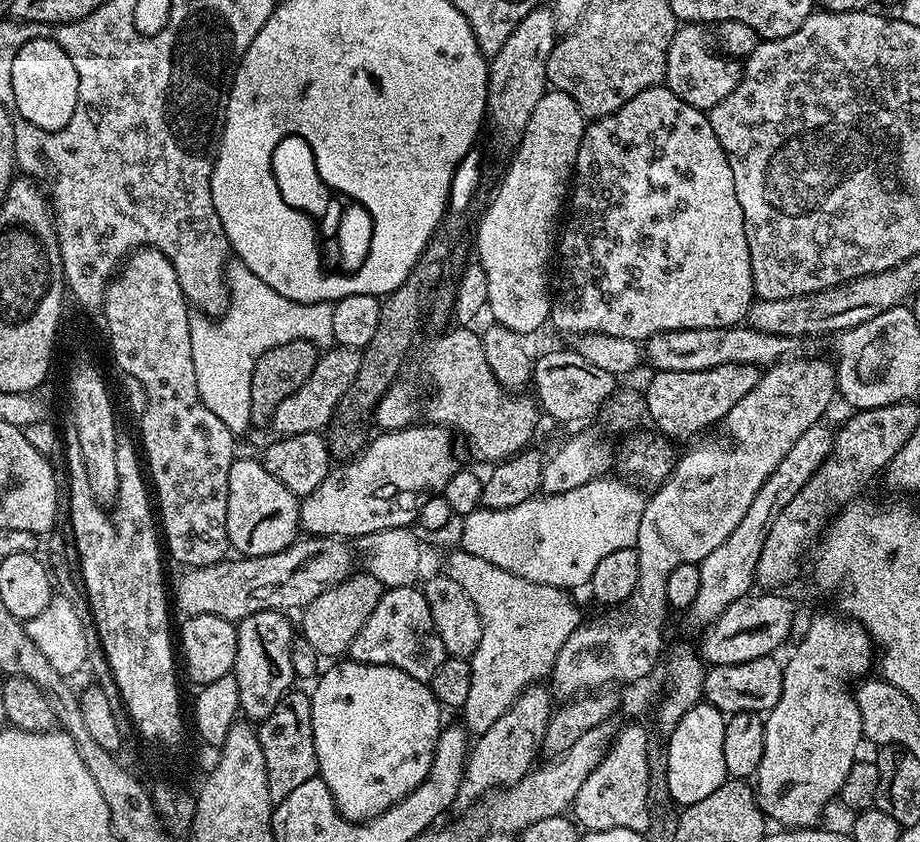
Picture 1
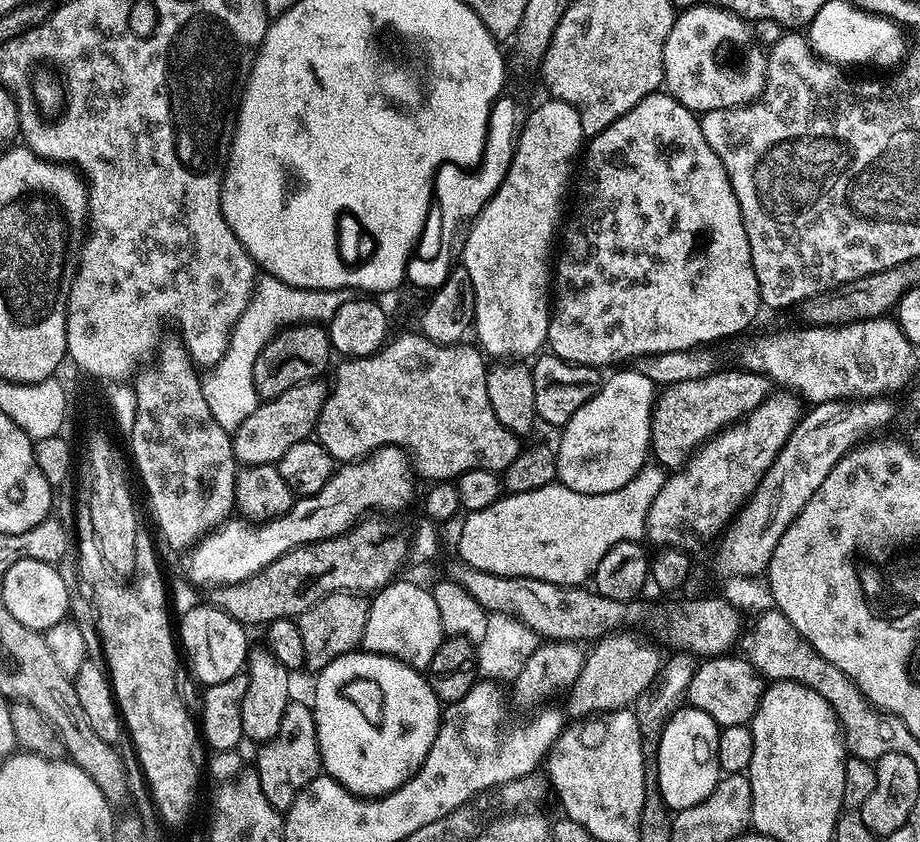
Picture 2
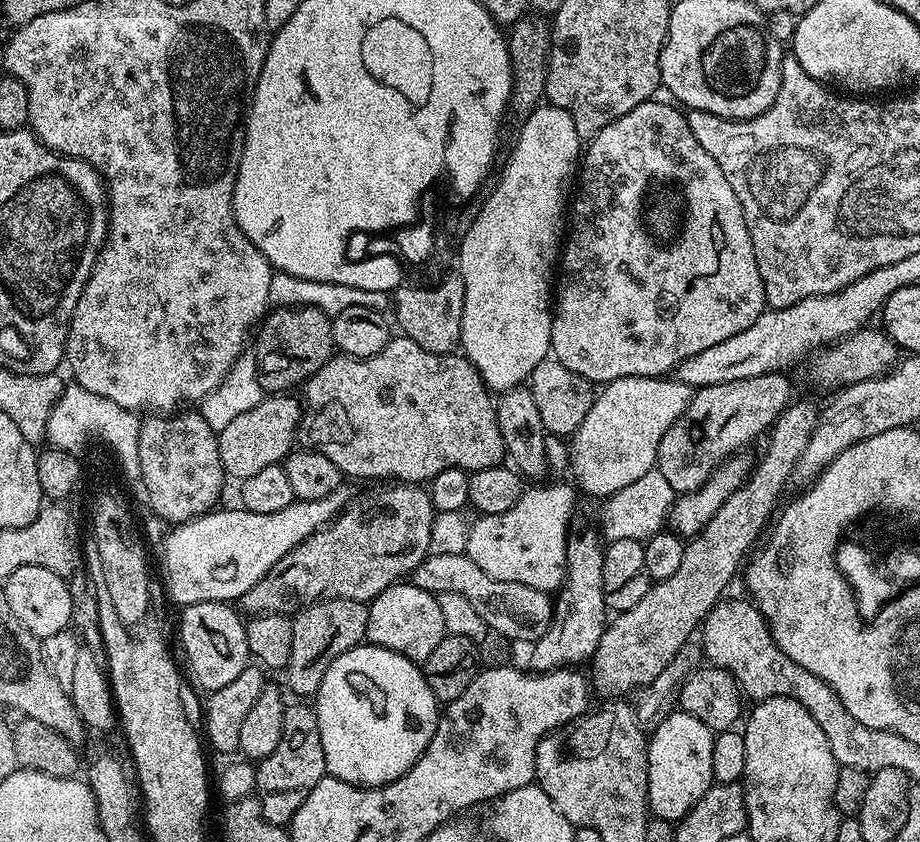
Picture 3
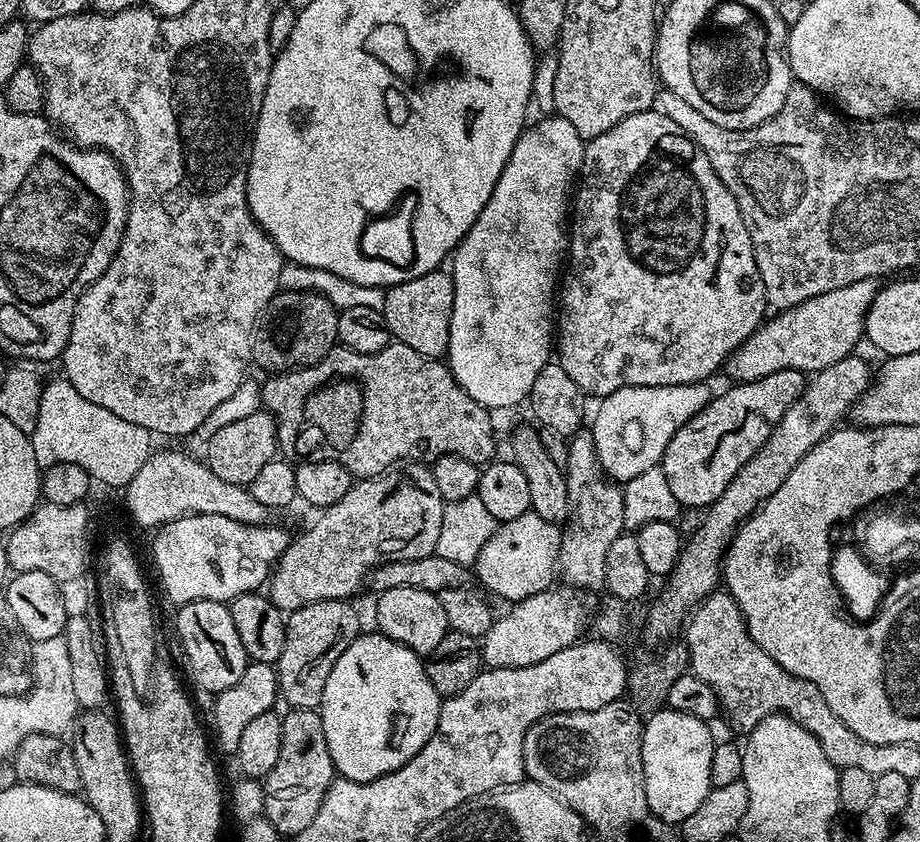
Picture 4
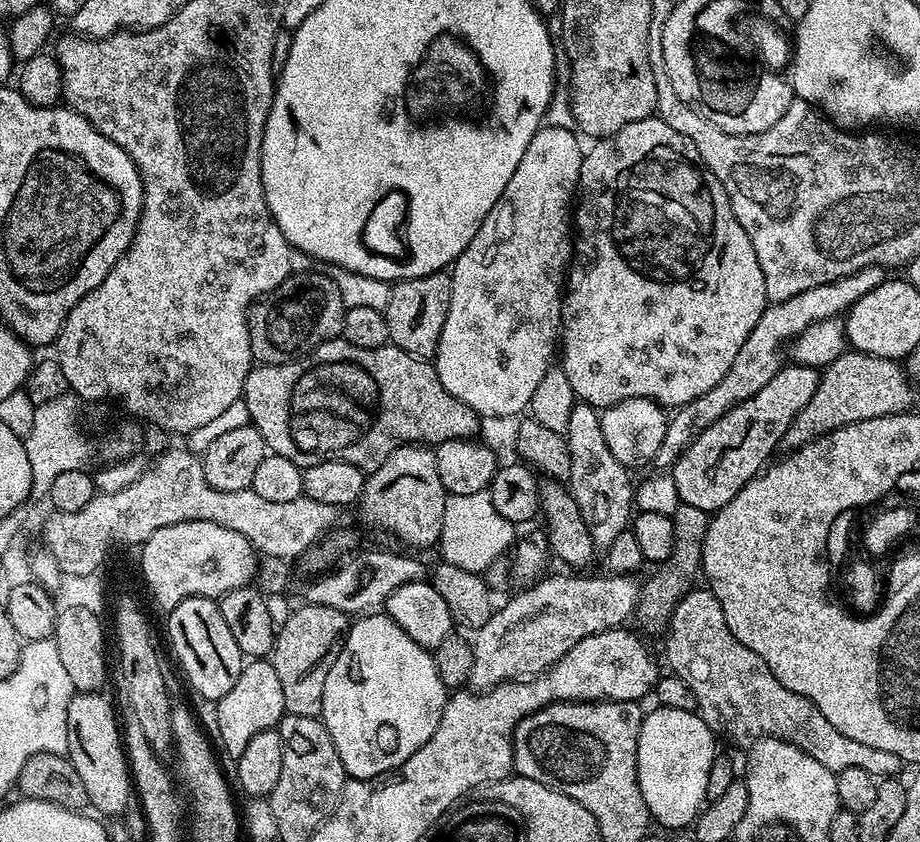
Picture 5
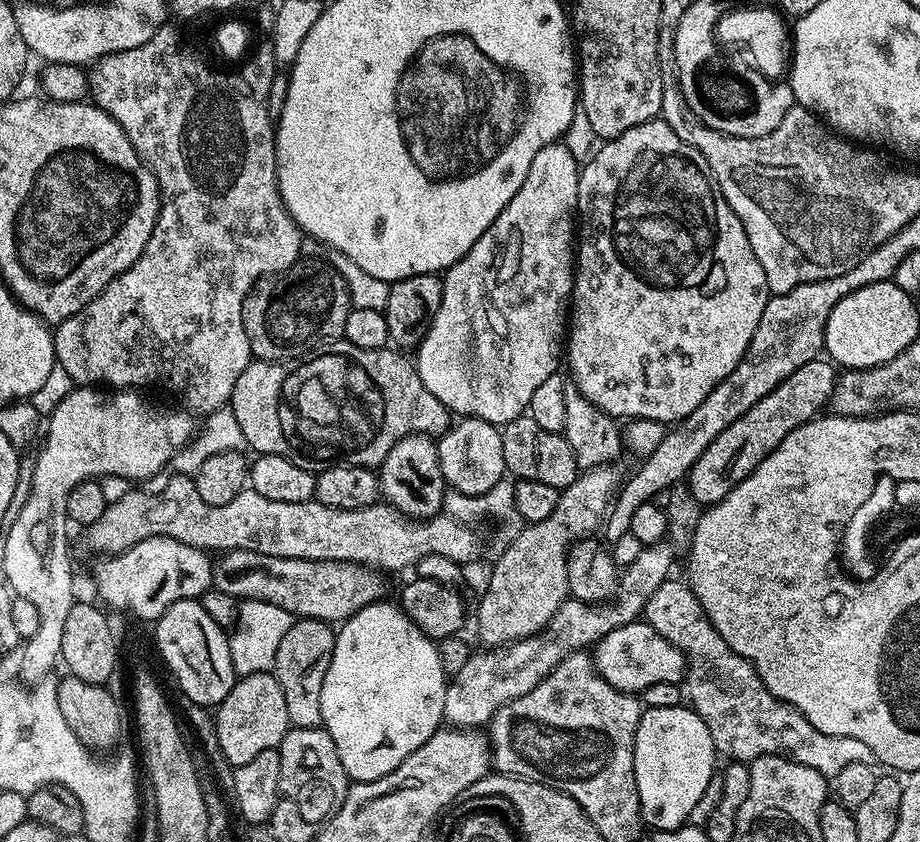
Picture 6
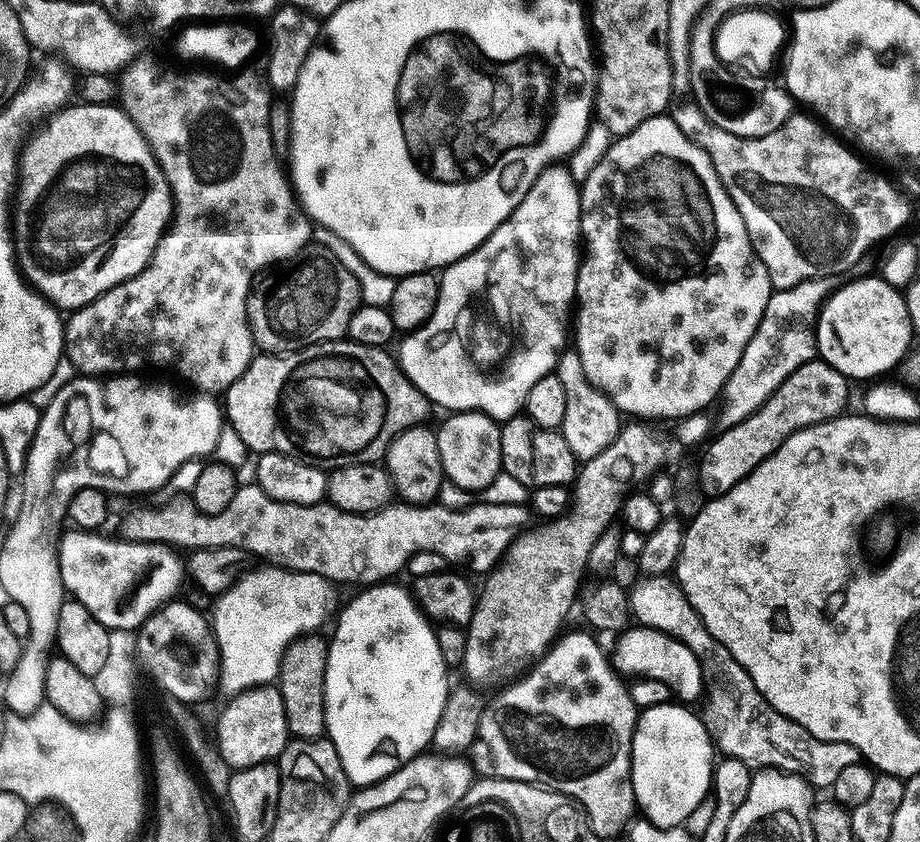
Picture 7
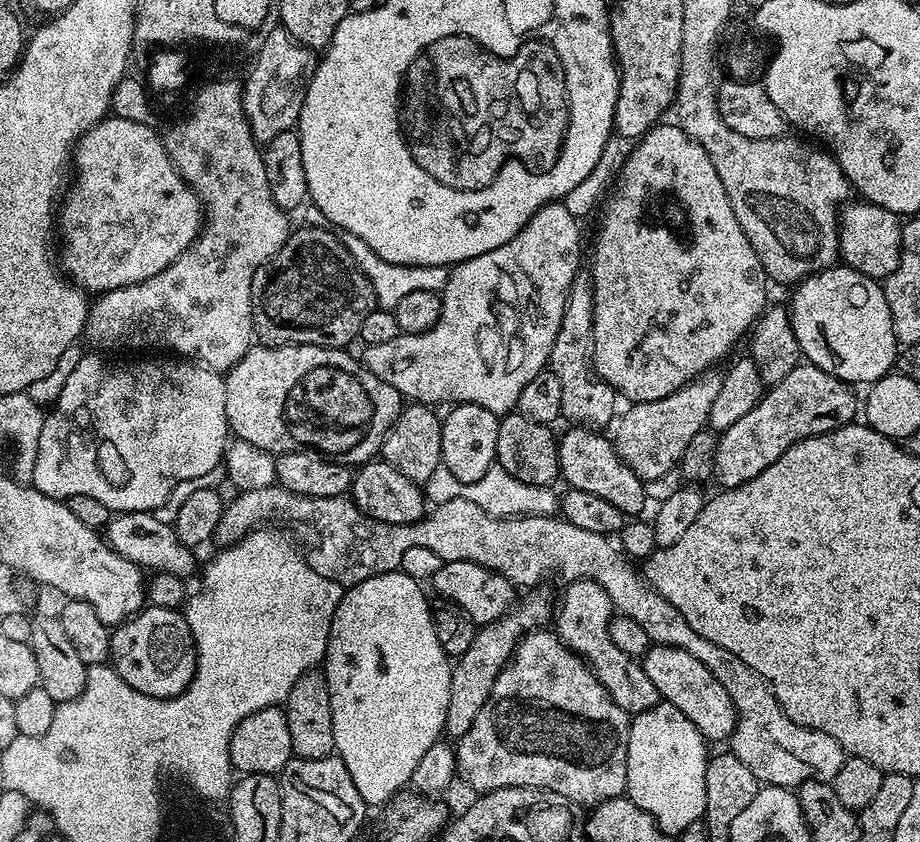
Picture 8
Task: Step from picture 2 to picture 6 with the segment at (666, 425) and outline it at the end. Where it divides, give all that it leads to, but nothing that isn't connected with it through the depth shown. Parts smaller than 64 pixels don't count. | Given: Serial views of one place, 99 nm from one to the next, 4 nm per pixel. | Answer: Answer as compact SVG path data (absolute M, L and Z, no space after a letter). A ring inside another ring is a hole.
M817 358L806 362L790 378L786 378L762 402L754 402L738 422L730 422L706 450L694 462L692 469L688 471L686 483L694 498L703 506L717 504L738 482L742 482L759 466L763 460L771 454L776 447L790 434L790 430L798 430L806 422L816 419L829 407L832 391L836 386L838 372L827 359Z

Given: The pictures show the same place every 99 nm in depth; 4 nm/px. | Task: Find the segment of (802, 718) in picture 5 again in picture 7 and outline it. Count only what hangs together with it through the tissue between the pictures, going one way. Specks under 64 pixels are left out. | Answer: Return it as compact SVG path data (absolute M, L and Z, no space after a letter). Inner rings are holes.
M667 575L644 576L633 586L632 592L630 588L627 598L631 615L635 619L637 616L640 619L637 621L643 627L653 628L668 636L673 636L675 640L682 642L698 658L700 668L704 672L706 696L709 696L711 700L708 716L706 715L706 723L713 741L718 745L719 751L720 748L724 751L721 753L725 757L741 760L742 763L753 770L783 766L787 771L803 776L809 785L815 786L817 789L819 789L818 787L827 789L832 785L834 778L838 778L838 773L845 766L861 763L860 752L854 750L854 746L850 746L846 742L826 742L814 738L814 734L810 734L802 726L798 726L798 722L778 714L778 710L774 710L774 706L770 706L770 702L766 702L766 698L762 698L762 694L754 686L750 674L737 662L734 654L730 654L730 650L726 650L726 646L722 646L722 642L718 642L718 638L714 638L714 634L710 634L710 630L706 630L702 618L698 618L698 614L690 606L686 594L681 590L675 579L669 578Z

